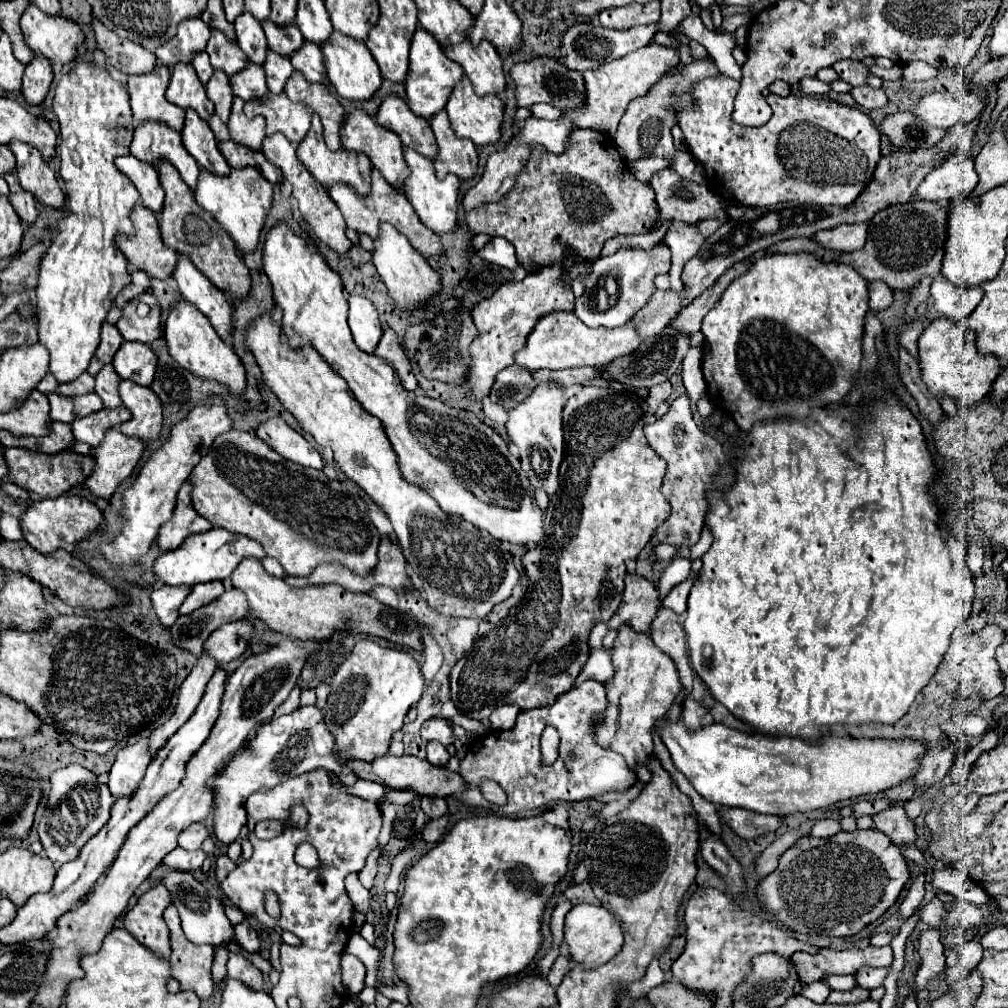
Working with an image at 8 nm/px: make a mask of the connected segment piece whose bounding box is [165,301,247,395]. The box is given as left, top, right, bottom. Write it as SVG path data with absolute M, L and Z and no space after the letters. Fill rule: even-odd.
M181 301L173 307L165 323L165 341L167 341L171 357L183 369L195 373L199 379L217 381L221 385L227 385L233 395L241 395L245 391L247 383L245 383L245 367L241 359L235 355L233 347L221 341L221 337L211 327L209 319L201 311L197 311L191 303Z

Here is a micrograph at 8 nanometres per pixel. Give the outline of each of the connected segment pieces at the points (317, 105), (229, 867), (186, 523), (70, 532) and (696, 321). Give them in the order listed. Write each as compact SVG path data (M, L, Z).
M293 71L291 79L285 85L285 93L295 103L309 105L321 119L325 129L325 143L331 151L341 149L341 125L345 123L345 111L339 105L339 101L329 93L325 85L319 83L307 83L305 77L299 71Z
M221 855L215 859L215 879L217 883L221 883L237 865L227 857L227 855Z
M183 483L183 487L177 493L177 505L173 511L173 517L159 529L157 545L161 551L171 551L179 547L179 543L185 541L191 533L205 533L213 525L201 517L191 503L191 483Z
M63 495L57 499L41 499L31 503L23 517L21 517L21 529L25 535L25 541L39 553L53 553L61 549L67 543L79 543L93 533L99 531L103 523L103 513L95 503L91 503L85 497L79 495Z
M739 261L735 263L733 267L729 267L717 281L715 285L711 285L709 289L705 289L691 305L687 305L675 319L675 327L681 331L681 333L695 333L701 329L701 319L719 303L723 291L729 287L729 281L745 275L749 271L747 267L747 261Z

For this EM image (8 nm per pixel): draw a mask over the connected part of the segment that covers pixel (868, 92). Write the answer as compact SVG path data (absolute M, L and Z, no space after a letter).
M861 85L861 87L853 87L851 89L851 95L853 99L865 107L865 109L879 109L879 107L885 107L887 105L887 95L883 89L873 89L869 85Z

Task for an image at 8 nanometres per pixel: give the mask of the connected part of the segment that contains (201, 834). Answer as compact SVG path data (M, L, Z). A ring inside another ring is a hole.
M193 823L191 827L187 827L185 831L179 833L179 839L177 839L177 845L183 847L185 851L195 851L201 847L203 839L209 837L209 831L203 823Z

